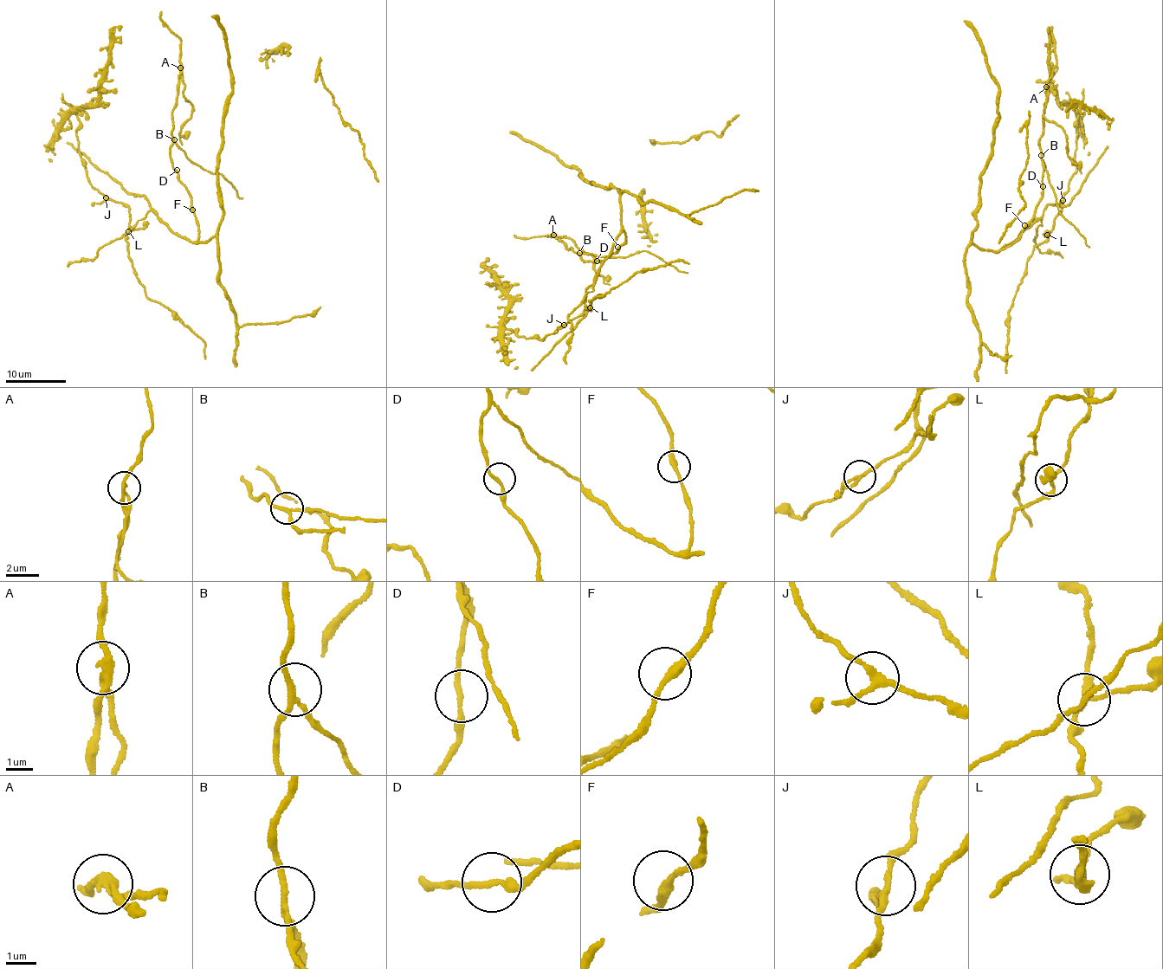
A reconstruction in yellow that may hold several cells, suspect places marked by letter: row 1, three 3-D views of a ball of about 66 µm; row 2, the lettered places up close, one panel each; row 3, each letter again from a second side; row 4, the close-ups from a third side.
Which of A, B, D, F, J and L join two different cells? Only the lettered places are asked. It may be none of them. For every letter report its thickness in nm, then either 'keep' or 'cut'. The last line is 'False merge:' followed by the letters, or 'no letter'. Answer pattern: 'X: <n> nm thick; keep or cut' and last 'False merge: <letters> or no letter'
A: 200 nm thick; cut
B: 170 nm thick; cut
D: 170 nm thick; keep
F: 260 nm thick; keep
J: 180 nm thick; keep
L: 200 nm thick; keep
False merge: A, B

